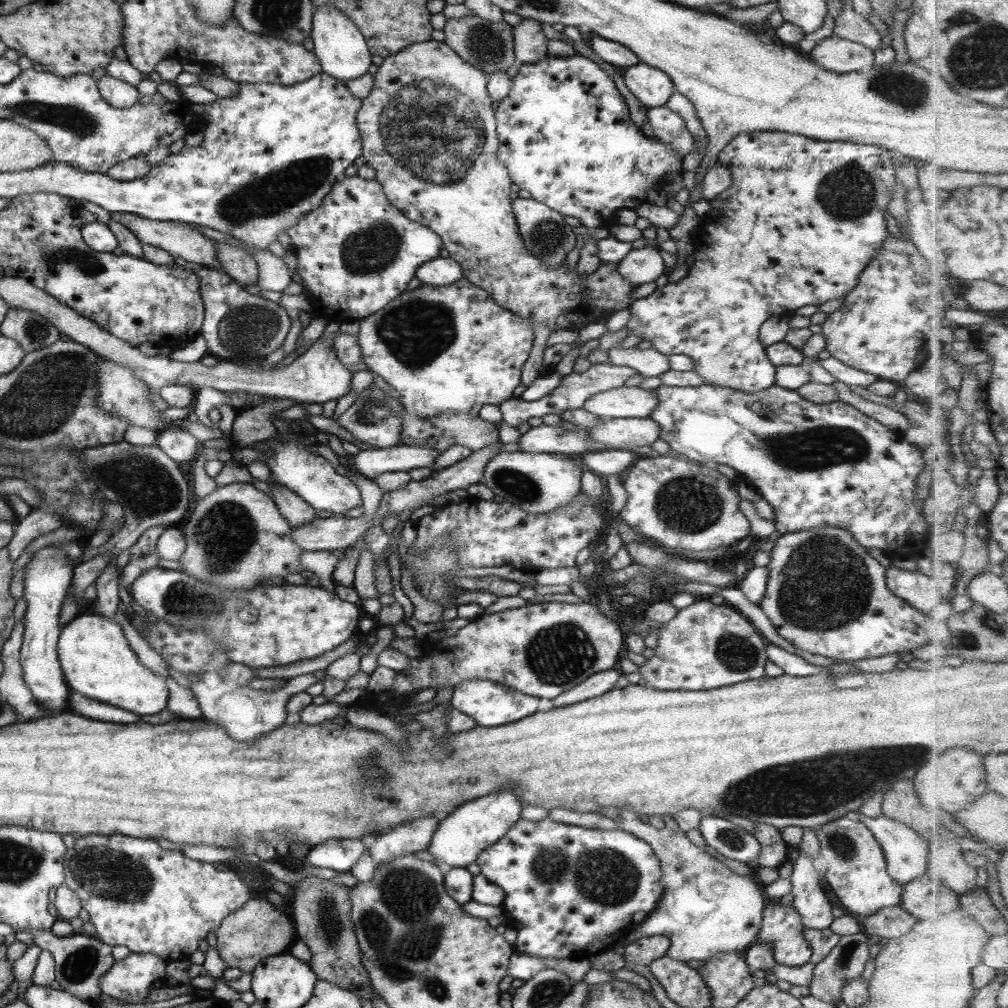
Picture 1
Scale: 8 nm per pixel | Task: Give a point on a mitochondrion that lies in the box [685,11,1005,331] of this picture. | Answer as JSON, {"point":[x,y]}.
{"point":[846,194]}

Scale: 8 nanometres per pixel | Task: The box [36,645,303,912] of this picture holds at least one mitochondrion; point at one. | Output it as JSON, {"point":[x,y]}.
{"point":[106,872]}

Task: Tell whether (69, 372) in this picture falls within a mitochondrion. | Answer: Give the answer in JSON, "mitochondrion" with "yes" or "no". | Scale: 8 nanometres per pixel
{"mitochondrion":"yes"}

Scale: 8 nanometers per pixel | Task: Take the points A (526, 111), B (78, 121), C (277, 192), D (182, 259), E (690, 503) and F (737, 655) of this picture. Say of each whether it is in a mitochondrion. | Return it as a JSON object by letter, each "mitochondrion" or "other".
{"A":"other","B":"mitochondrion","C":"mitochondrion","D":"other","E":"mitochondrion","F":"mitochondrion"}

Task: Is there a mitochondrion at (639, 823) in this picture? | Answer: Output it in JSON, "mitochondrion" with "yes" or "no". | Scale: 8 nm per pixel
{"mitochondrion":"no"}

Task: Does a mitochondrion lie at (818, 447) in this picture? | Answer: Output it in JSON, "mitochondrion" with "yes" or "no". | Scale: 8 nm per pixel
{"mitochondrion":"yes"}

